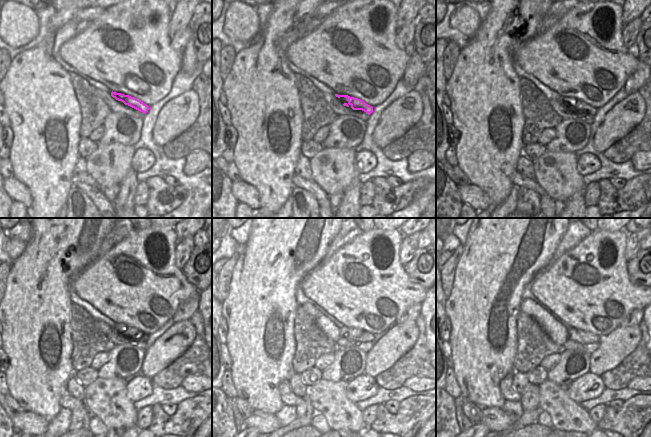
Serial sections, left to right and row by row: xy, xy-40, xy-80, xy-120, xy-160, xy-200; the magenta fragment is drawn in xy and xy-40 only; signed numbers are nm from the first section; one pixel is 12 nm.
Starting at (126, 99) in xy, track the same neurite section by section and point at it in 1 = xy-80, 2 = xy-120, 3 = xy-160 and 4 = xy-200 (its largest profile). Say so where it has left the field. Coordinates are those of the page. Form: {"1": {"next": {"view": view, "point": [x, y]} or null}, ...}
{"1": {"next": {"view": "xy-80", "point": [579, 105]}}, "2": {"next": {"view": "xy-120", "point": [132, 333]}}, "3": {"next": {"view": "xy-160", "point": [350, 333]}}, "4": {"next": {"view": "xy-200", "point": [583, 337]}}}

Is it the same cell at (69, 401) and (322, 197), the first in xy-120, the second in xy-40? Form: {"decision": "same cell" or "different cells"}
{"decision": "same cell"}

